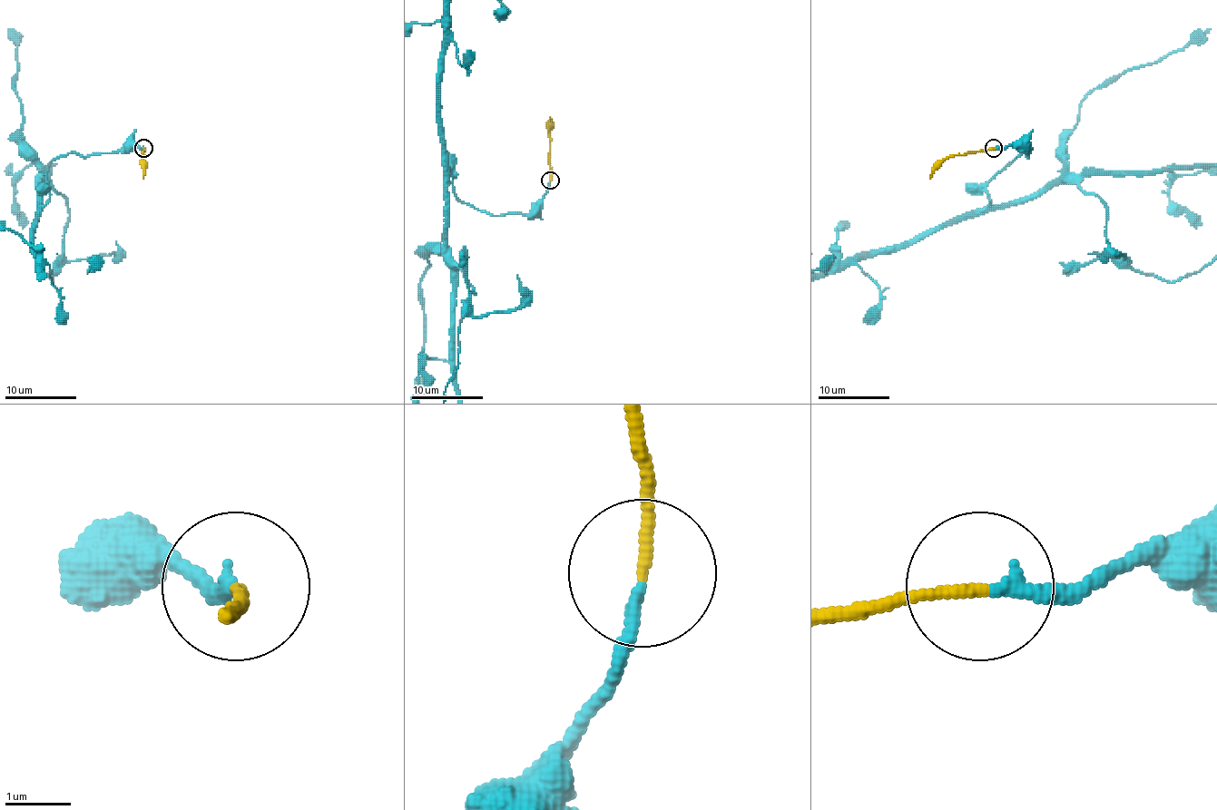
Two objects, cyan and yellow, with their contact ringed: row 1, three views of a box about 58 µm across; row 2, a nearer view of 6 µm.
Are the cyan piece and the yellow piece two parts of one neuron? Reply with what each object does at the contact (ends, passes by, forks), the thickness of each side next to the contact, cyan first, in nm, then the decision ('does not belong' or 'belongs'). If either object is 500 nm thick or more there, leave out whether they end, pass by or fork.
cyan ends | yellow ends | 190/170 nm | belongs

